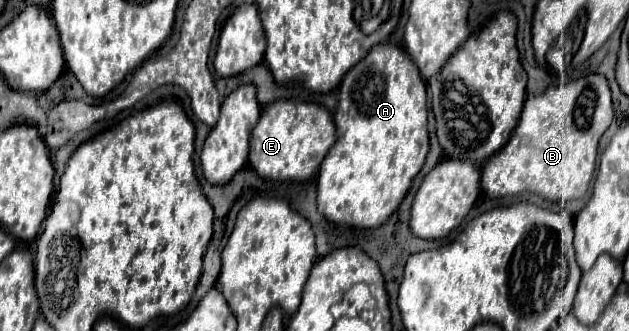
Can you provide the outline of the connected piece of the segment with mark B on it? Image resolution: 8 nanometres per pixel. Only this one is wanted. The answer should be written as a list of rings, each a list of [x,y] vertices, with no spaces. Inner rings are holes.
[[[589,74],[565,86],[549,88],[539,96],[529,96],[523,106],[521,120],[515,132],[511,134],[511,140],[501,148],[501,152],[497,152],[485,162],[481,174],[481,190],[489,198],[505,198],[505,196],[517,196],[529,192],[561,204],[575,198],[583,198],[589,188],[591,176],[595,172],[599,138],[609,128],[611,120],[613,120],[611,90],[607,78],[601,74]]]

